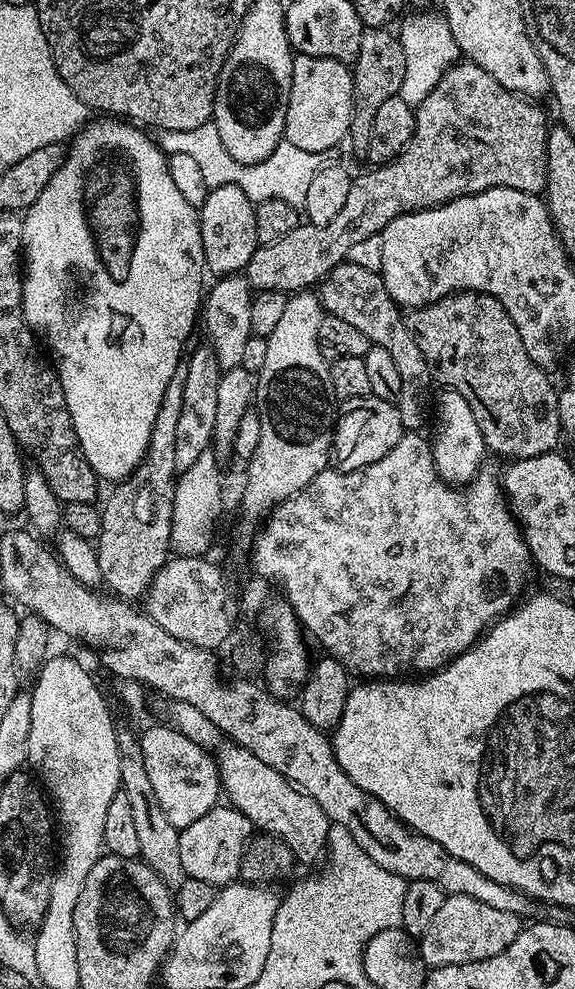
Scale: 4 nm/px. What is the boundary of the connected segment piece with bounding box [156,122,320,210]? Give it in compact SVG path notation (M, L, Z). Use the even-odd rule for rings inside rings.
M212 122L203 124L195 130L158 130L156 141L166 154L182 153L191 156L199 165L202 176L210 188L218 185L237 185L255 204L278 200L288 202L298 210L303 209L311 179L320 167L317 153L299 149L283 139L267 158L254 164L240 163L230 155L226 146L223 146L215 123Z

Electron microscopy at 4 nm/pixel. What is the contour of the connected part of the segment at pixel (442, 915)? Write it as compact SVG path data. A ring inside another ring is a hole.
M448 894L438 914L434 914L427 933L419 937L418 955L429 969L494 958L518 938L521 927L521 917L506 914L506 910L494 910L494 906L478 902L478 898Z

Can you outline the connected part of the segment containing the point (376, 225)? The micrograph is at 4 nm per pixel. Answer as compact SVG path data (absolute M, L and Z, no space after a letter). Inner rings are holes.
M453 64L444 71L438 86L426 94L421 104L415 105L416 121L408 145L388 163L369 167L369 172L361 176L352 176L350 194L346 194L346 206L342 206L342 214L338 214L334 222L326 226L301 222L294 230L290 230L290 234L278 238L278 242L259 245L254 250L254 258L250 258L244 268L243 275L256 292L303 292L323 280L327 272L345 263L350 246L371 236L379 236L387 224L394 222L394 218L405 216L408 212L434 208L438 204L473 196L491 188L513 188L531 196L540 196L548 186L546 142L550 121L536 104L539 103L535 99L506 90L506 86L490 78L490 74L486 74L486 70L477 64Z

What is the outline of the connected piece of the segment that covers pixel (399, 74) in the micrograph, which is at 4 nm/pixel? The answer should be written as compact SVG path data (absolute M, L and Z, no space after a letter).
M369 28L362 38L360 52L351 65L352 85L354 86L354 106L350 118L350 130L347 139L360 150L370 146L370 129L374 127L374 114L378 114L382 102L386 98L394 98L400 94L402 78L406 78L406 54L402 50L399 39L391 36L391 31L382 28Z

